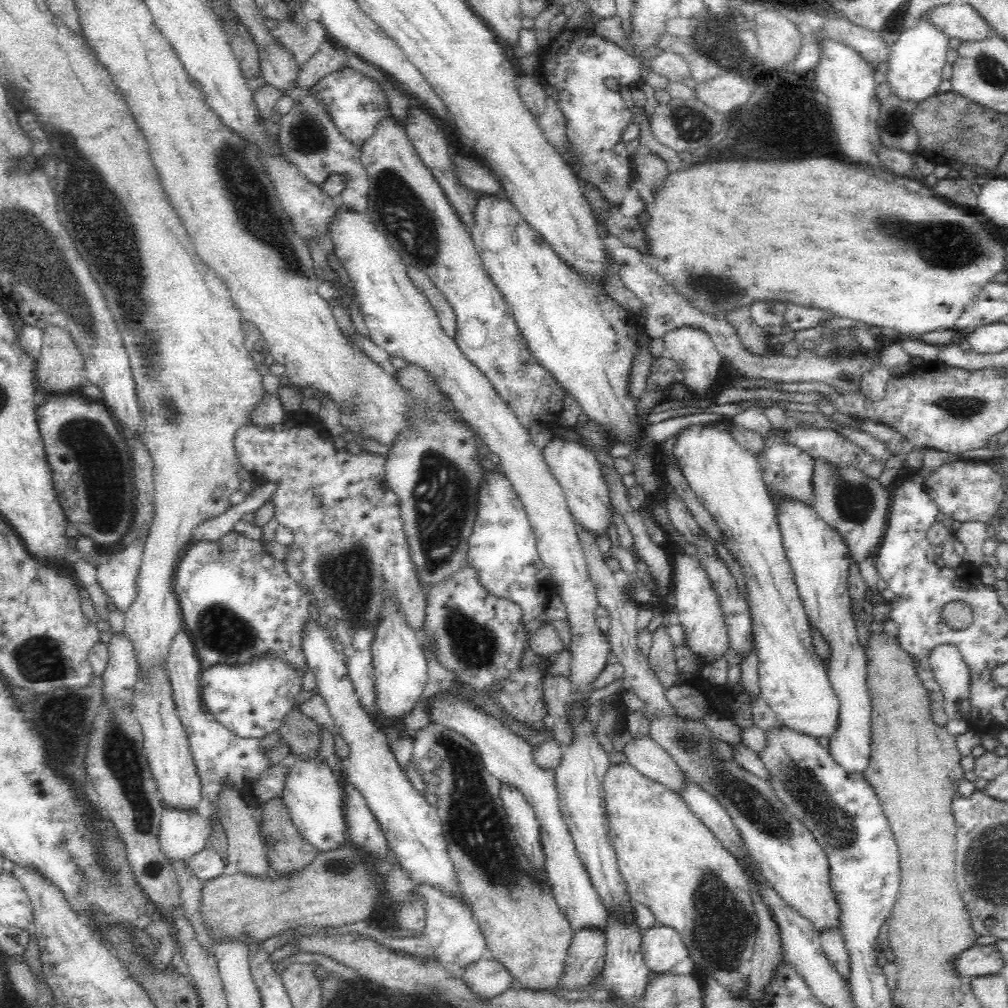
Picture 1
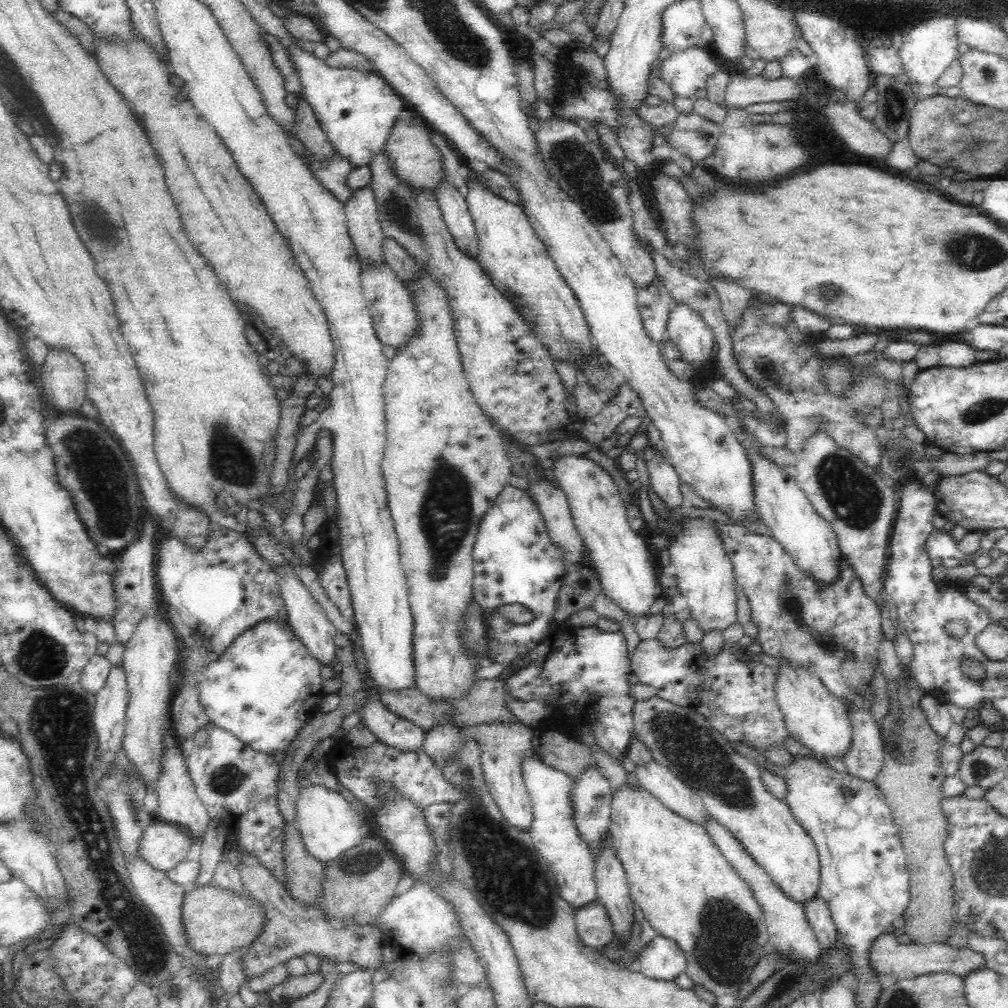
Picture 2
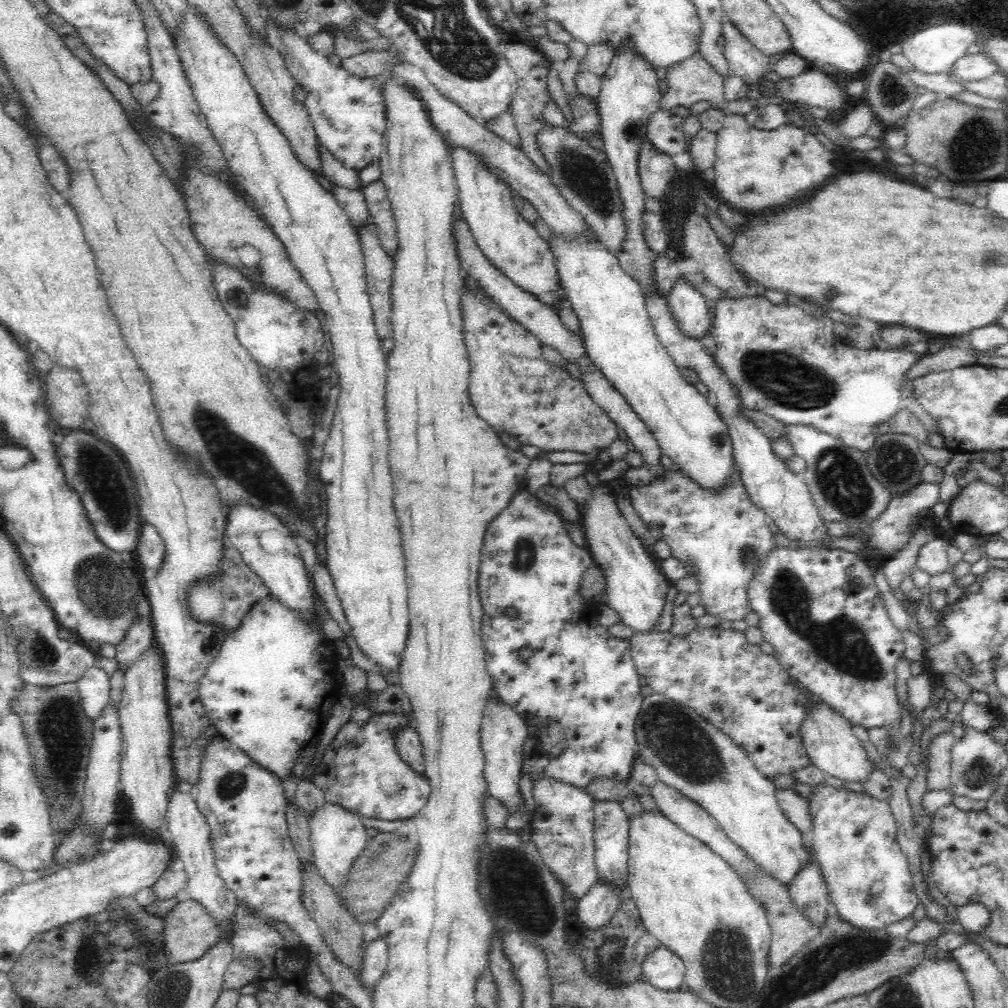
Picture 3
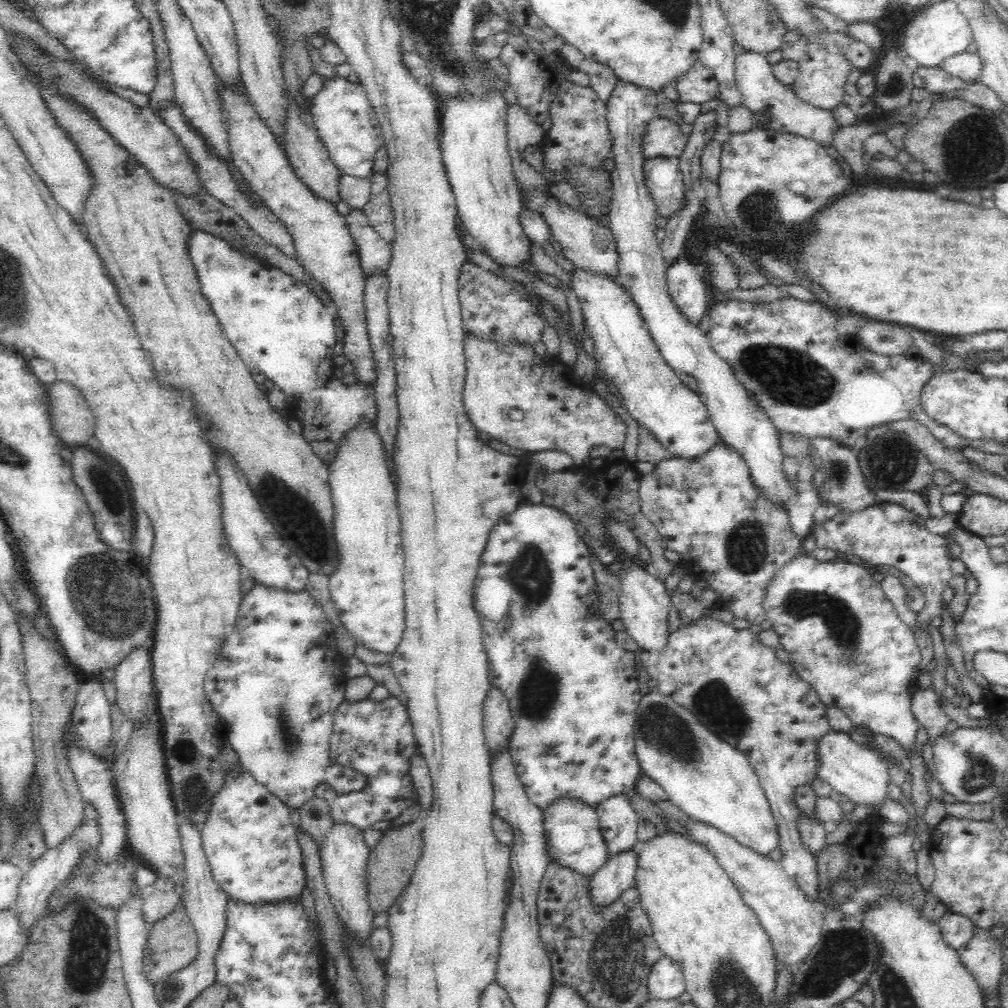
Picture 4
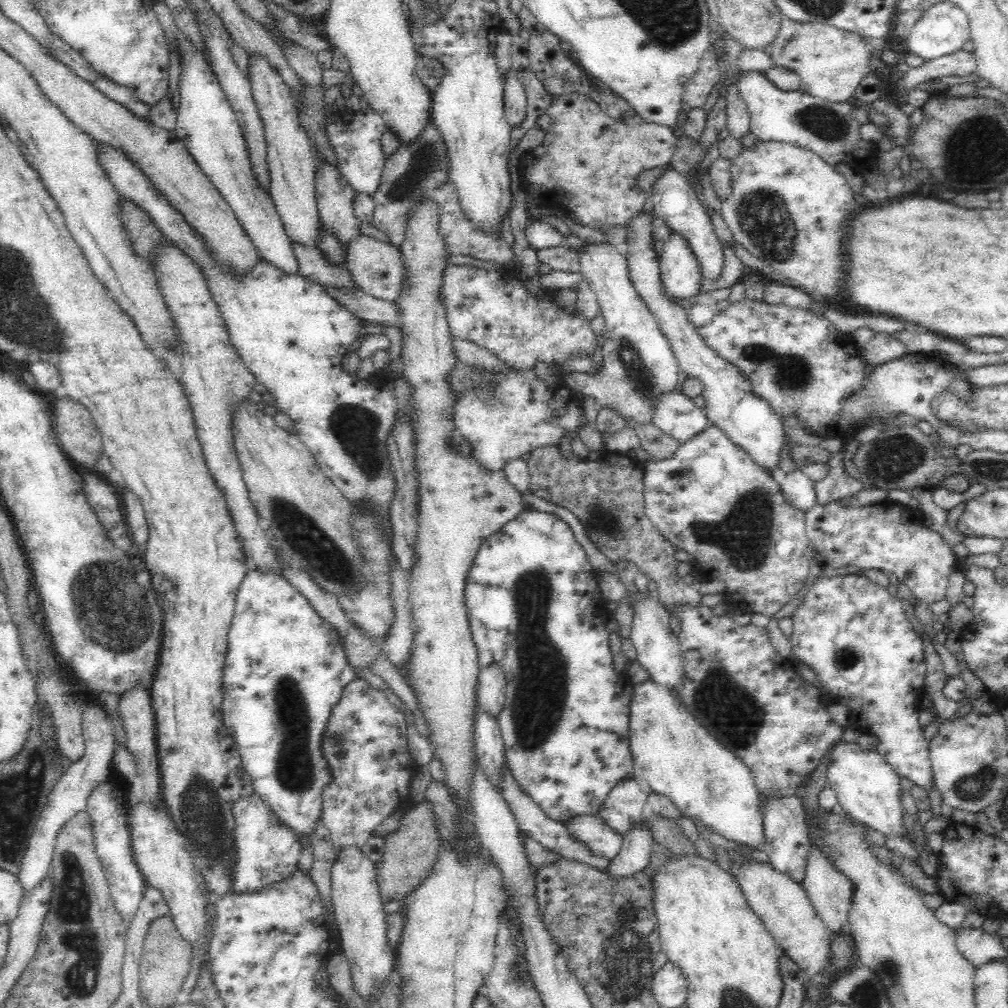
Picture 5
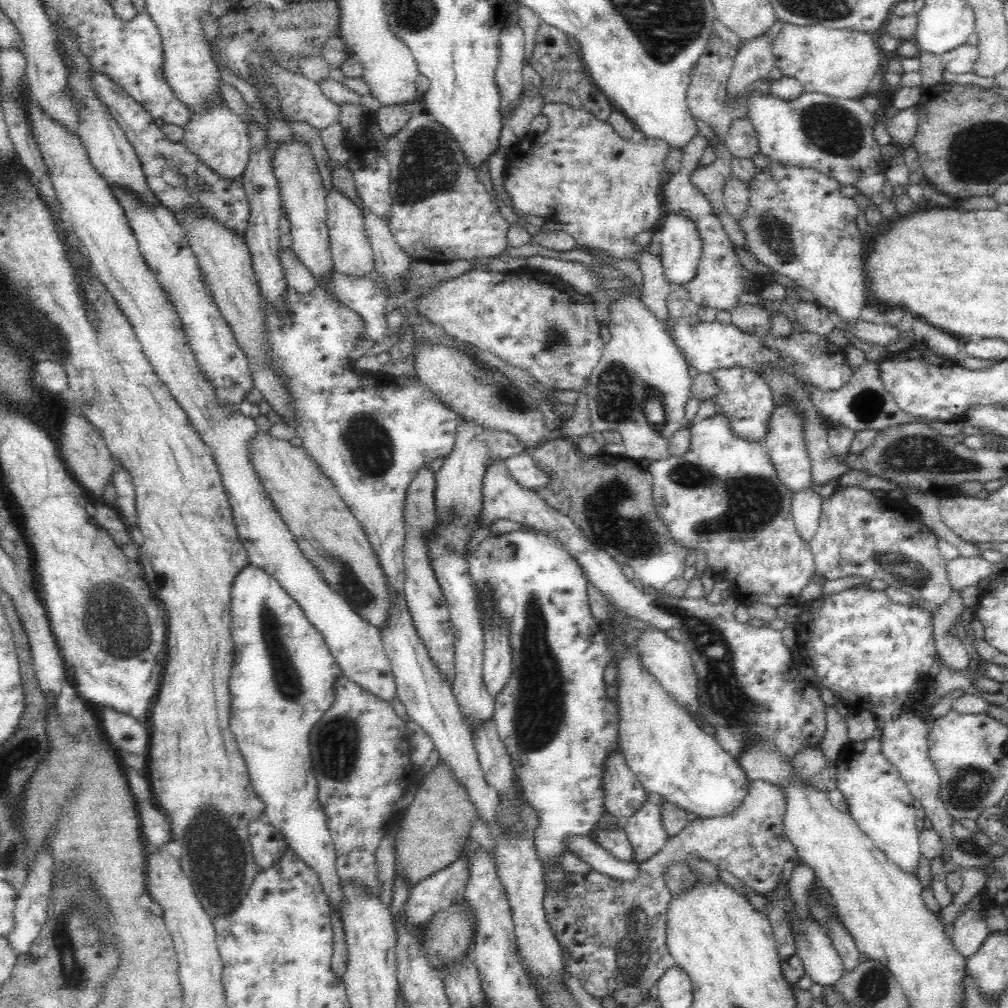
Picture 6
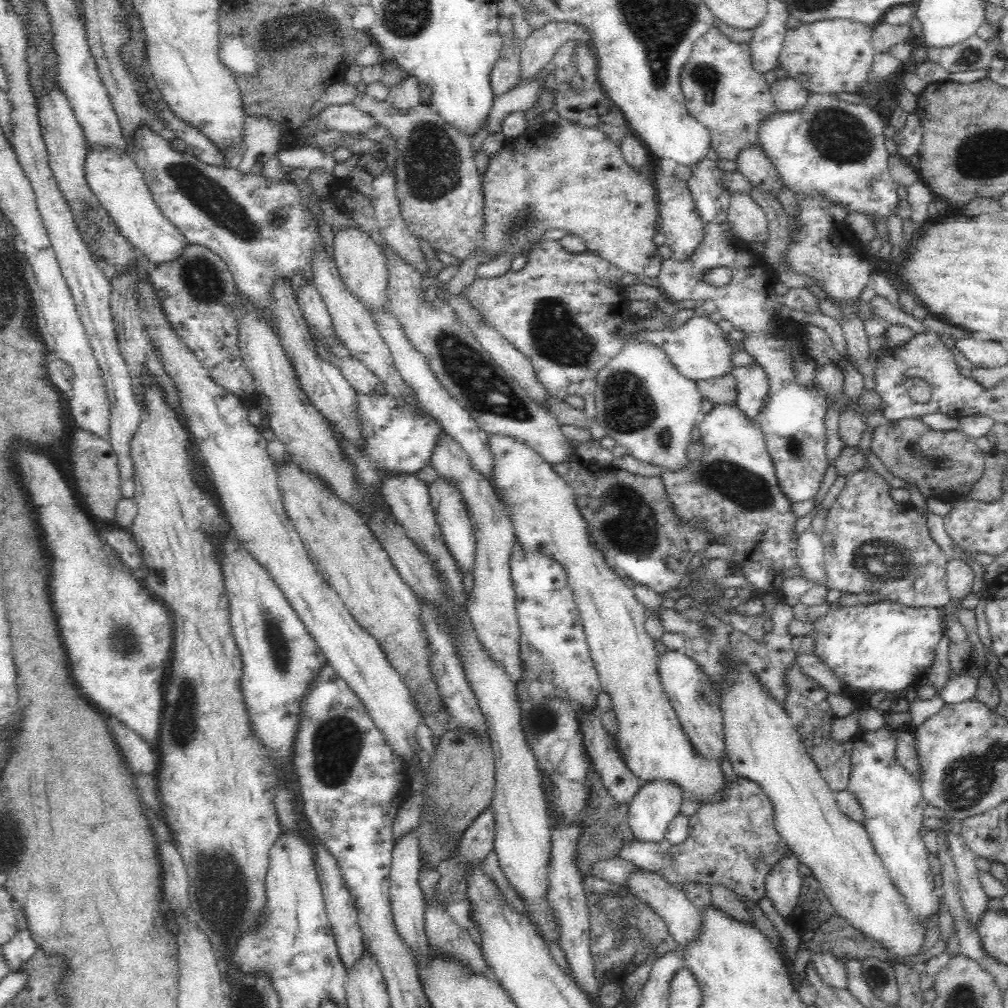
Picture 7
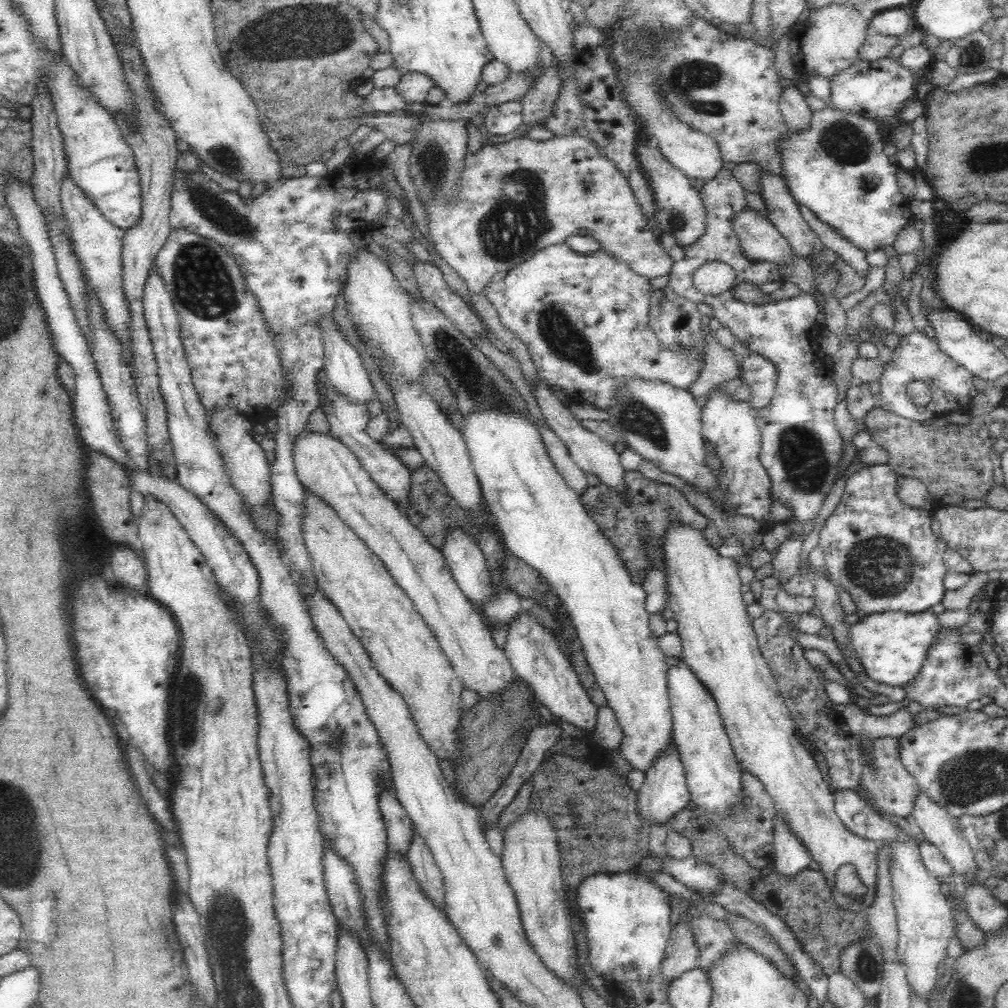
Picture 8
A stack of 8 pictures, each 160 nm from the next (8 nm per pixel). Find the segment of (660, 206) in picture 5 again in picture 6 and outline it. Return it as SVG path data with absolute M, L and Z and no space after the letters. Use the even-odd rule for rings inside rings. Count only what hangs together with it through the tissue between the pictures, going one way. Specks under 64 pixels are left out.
M699 133L692 138L689 144L682 150L681 168L676 174L673 174L666 183L662 184L662 199L668 200L664 203L664 211L670 213L680 213L686 215L692 223L698 227L700 239L702 239L701 258L698 264L696 275L692 281L682 286L690 294L690 303L696 307L715 308L717 311L724 310L733 313L733 310L740 304L742 297L748 294L756 295L758 289L761 289L765 282L759 277L746 270L744 265L740 263L736 253L736 248L730 241L726 230L718 215L714 213L712 204L706 198L706 195L692 184L692 173L701 167L700 160L707 149L709 141Z

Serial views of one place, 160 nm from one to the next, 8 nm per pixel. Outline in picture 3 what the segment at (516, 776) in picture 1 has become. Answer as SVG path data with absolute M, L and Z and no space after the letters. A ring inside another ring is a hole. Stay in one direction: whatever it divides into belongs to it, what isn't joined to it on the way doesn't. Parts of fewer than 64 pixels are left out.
M548 777L533 782L533 797L536 808L530 816L531 840L565 890L581 899L599 878L594 840L593 806L596 800L580 787Z

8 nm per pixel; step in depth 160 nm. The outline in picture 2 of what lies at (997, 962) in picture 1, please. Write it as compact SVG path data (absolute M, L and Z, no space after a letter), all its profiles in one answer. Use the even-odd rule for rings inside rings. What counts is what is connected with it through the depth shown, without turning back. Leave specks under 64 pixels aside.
M890 931L884 932L872 940L872 944L868 948L868 963L880 980L882 976L901 979L904 976L910 977L929 973L951 973L964 977L972 970L985 966L984 955L970 950L968 947L954 948L944 943L900 943Z

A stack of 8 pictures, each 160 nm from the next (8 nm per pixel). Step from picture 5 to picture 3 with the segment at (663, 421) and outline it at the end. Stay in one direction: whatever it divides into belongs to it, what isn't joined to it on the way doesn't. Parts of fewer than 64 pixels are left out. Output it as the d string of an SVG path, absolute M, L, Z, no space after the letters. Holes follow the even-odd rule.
M554 236L549 249L555 258L557 274L572 308L576 312L583 334L587 356L604 373L612 387L626 399L626 402L654 435L660 450L678 464L688 477L700 487L708 490L722 489L730 474L736 469L732 456L732 443L726 423L720 419L709 397L700 394L689 383L662 347L650 322L644 295L634 278L625 274L618 258L597 242L587 242L585 238L569 239Z

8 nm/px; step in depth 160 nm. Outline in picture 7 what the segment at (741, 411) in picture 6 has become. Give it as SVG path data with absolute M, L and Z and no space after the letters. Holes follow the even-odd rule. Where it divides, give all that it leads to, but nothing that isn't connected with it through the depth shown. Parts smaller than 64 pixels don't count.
M757 363L731 370L736 379L735 405L750 419L763 409L769 393L769 378L763 366Z

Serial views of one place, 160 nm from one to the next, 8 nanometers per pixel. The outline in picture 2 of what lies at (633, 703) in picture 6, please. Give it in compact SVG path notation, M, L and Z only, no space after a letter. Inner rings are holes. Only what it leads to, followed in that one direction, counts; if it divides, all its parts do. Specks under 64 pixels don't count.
M656 696L646 701L636 702L633 734L650 750L655 762L663 764L702 799L707 808L707 814L714 817L720 826L728 830L742 844L742 847L770 875L782 892L802 904L816 896L820 878L820 863L814 841L795 820L789 804L780 801L764 786L759 767L740 755L733 744L726 741L724 736L719 734L703 715L696 712L696 709L677 706Z

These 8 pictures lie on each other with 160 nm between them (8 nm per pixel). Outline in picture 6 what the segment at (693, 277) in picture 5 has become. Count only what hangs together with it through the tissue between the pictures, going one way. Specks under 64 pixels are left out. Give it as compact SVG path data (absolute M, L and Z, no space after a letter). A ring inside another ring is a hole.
M664 211L664 224L657 238L662 244L661 263L672 286L684 285L696 275L702 239L698 227L680 213Z

